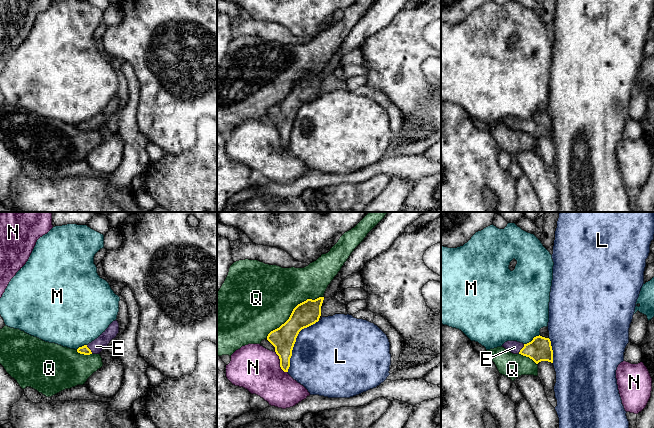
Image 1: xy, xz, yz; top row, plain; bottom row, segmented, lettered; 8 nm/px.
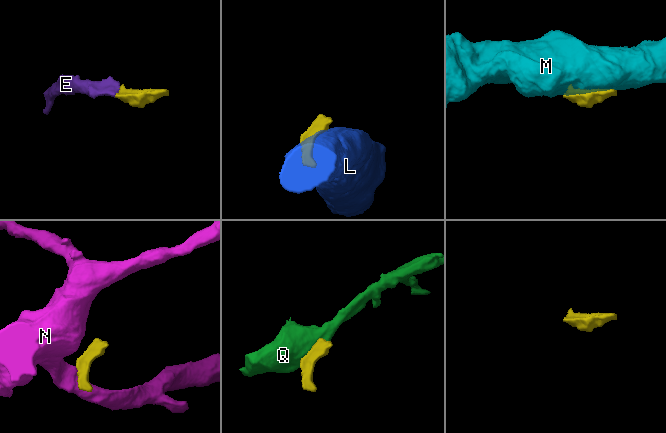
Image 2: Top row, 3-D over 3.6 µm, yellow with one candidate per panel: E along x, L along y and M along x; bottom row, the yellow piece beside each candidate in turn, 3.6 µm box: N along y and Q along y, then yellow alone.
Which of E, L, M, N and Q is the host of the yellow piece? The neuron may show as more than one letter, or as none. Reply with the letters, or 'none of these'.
E

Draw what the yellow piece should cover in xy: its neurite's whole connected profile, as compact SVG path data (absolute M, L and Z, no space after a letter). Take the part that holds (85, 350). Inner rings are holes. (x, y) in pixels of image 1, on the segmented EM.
M117 320L113 321L109 327L94 341L88 345L84 345L77 349L77 352L84 355L100 354L100 352L108 347L110 341L116 338L119 333L119 323Z

